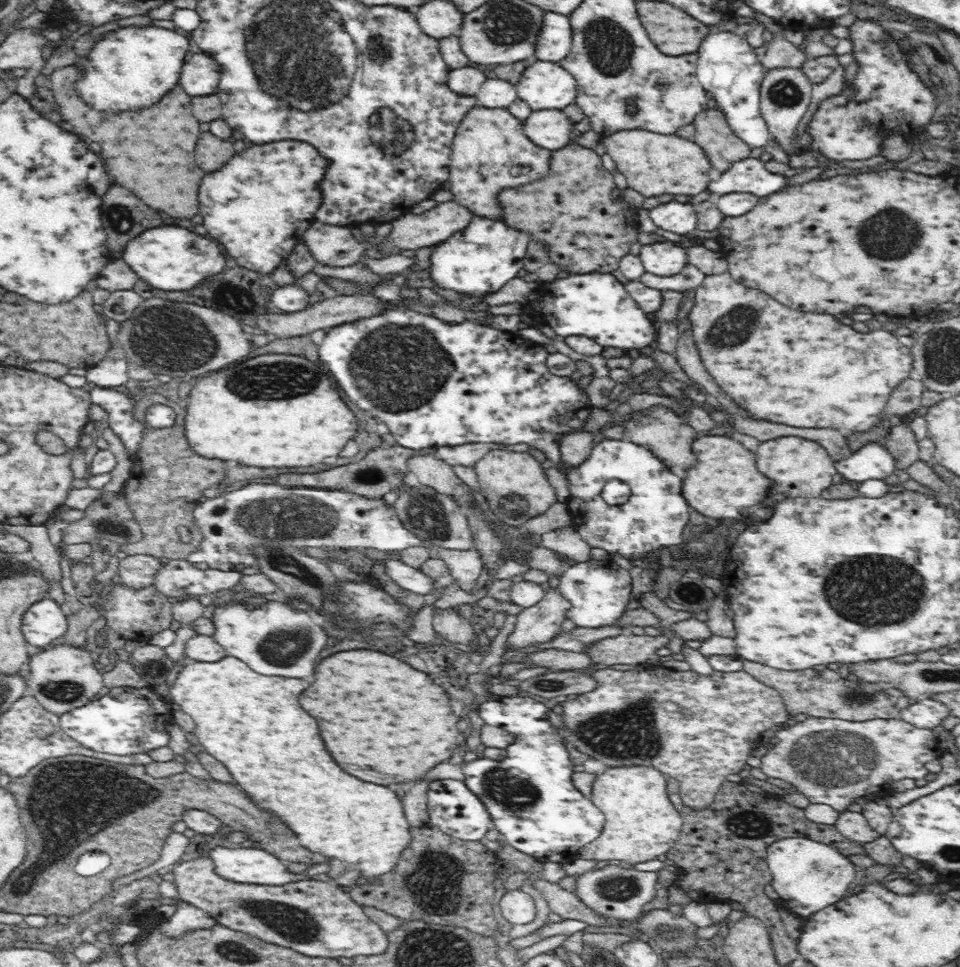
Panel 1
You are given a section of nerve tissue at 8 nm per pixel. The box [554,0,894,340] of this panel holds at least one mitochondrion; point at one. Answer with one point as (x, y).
(621, 46)

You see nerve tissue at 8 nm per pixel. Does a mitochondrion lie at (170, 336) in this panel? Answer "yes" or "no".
yes

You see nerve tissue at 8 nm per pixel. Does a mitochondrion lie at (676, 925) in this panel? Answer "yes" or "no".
yes

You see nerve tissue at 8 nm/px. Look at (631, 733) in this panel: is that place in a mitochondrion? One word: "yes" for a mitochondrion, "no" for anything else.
yes

